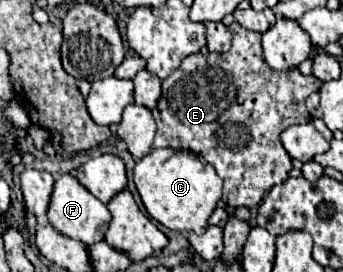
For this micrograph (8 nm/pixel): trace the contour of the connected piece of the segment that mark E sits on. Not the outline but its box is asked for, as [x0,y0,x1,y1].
[153,22,323,206]

